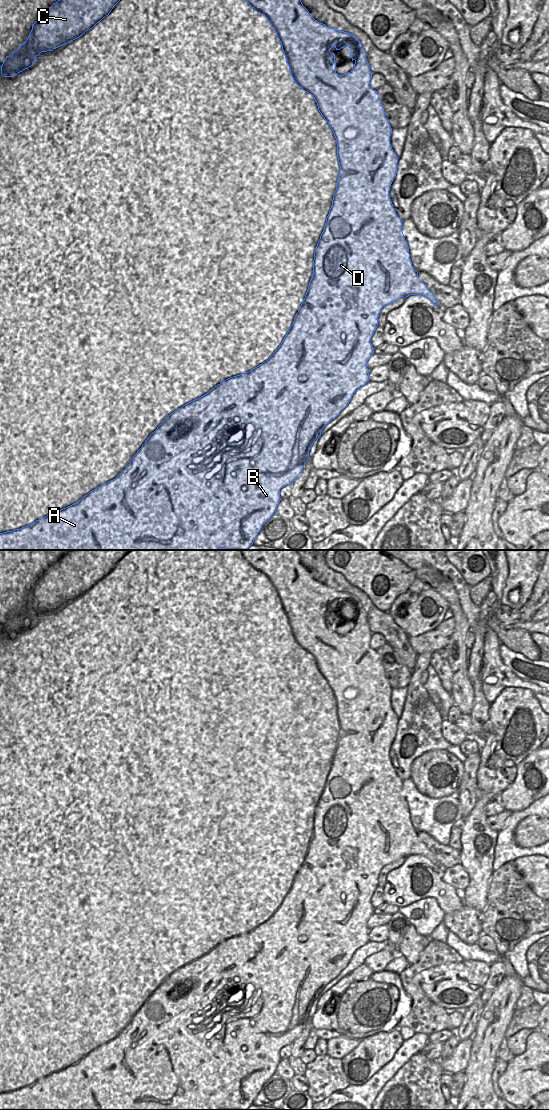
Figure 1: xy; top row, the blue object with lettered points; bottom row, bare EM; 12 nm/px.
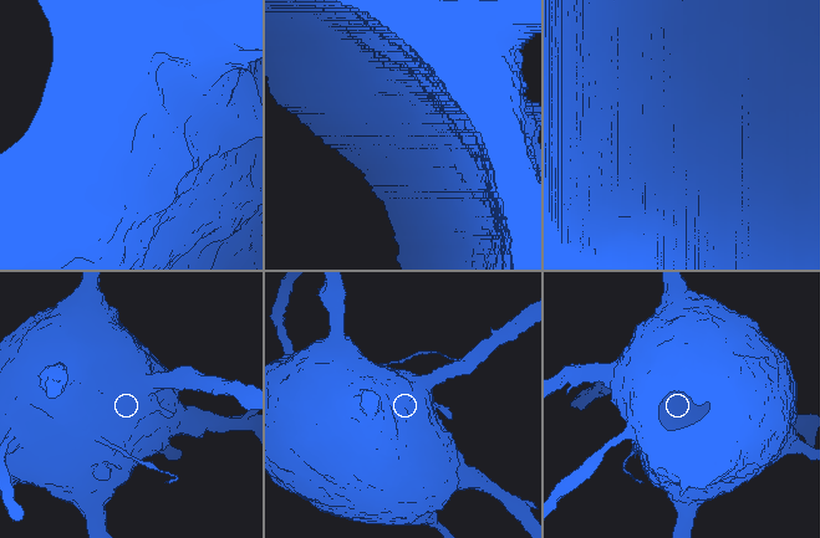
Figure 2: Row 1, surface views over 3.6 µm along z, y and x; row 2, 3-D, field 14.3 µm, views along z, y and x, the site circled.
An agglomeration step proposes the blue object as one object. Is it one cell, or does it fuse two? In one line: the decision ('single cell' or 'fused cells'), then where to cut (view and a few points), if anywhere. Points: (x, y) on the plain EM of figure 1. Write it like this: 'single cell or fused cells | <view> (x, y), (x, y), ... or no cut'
single cell | no cut

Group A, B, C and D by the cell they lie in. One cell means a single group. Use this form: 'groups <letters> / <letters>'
groups A B C D

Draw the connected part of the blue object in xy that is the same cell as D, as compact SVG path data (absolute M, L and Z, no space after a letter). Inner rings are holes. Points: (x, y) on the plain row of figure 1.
M239 550L239 552L252 568L267 578L275 590L294 642L313 656L319 672L328 682L336 698L340 725L337 746L324 790L314 812L313 834L305 858L281 905L268 920L249 932L222 941L205 955L171 973L148 997L130 1023L115 1039L90 1051L66 1068L55 1071L20 1089L0 1093L0 1110L247 1110L253 1104L262 1086L276 1073L281 1060L280 1049L291 1045L301 1034L305 1023L309 1020L309 1011L314 1001L319 998L326 985L349 964L353 954L369 941L369 929L366 924L374 914L370 900L378 887L378 876L382 868L410 855L425 856L434 865L439 865L433 853L418 838L418 832L412 826L409 807L402 792L403 781L397 776L389 756L390 746L397 733L399 718L390 704L392 688L385 677L380 657L377 651L369 646L372 633L362 604L353 594L329 588L315 580L303 566L296 550ZM333 606L336 610L346 607L351 609L350 617L355 624L350 632L344 635L336 633L335 614L330 612Z

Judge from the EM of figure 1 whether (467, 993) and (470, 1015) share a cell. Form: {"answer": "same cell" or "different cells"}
{"answer": "different cells"}

